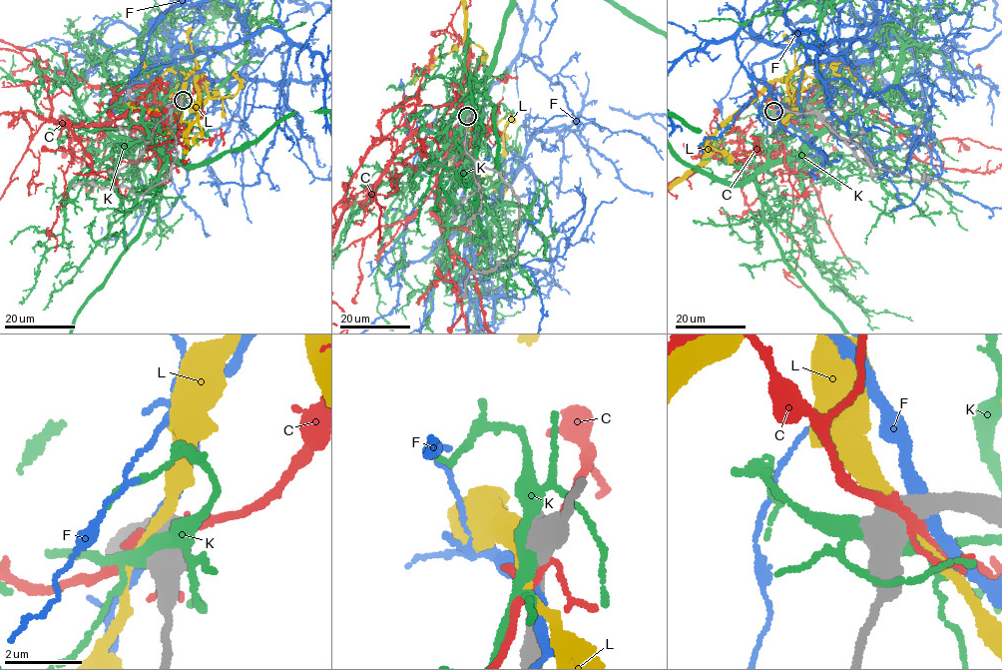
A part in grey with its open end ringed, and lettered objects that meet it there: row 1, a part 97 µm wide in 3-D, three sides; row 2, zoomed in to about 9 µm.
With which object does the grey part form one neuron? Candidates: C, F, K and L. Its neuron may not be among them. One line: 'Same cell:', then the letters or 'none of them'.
Same cell: none of them

